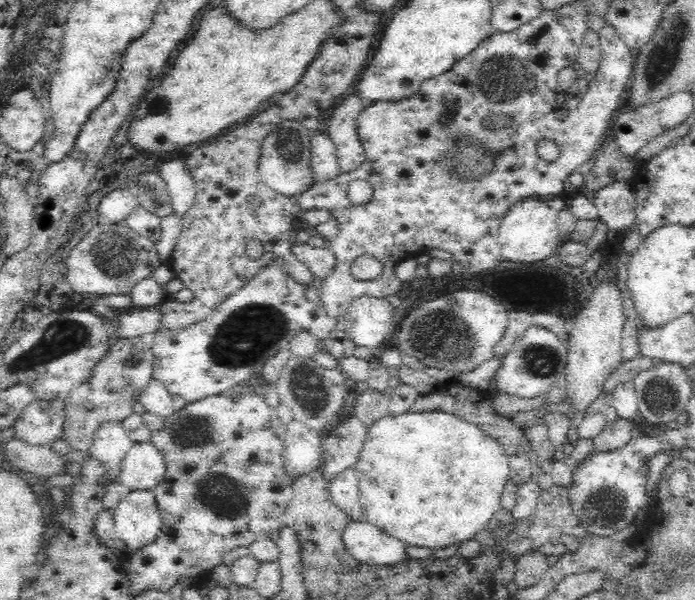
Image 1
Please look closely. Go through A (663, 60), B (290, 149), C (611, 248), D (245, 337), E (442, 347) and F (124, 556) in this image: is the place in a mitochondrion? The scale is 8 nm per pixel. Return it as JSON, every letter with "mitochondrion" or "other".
{"A":"mitochondrion","B":"mitochondrion","C":"other","D":"mitochondrion","E":"mitochondrion","F":"other"}

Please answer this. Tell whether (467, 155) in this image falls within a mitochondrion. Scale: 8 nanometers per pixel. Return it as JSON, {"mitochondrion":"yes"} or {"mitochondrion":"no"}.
{"mitochondrion":"yes"}

